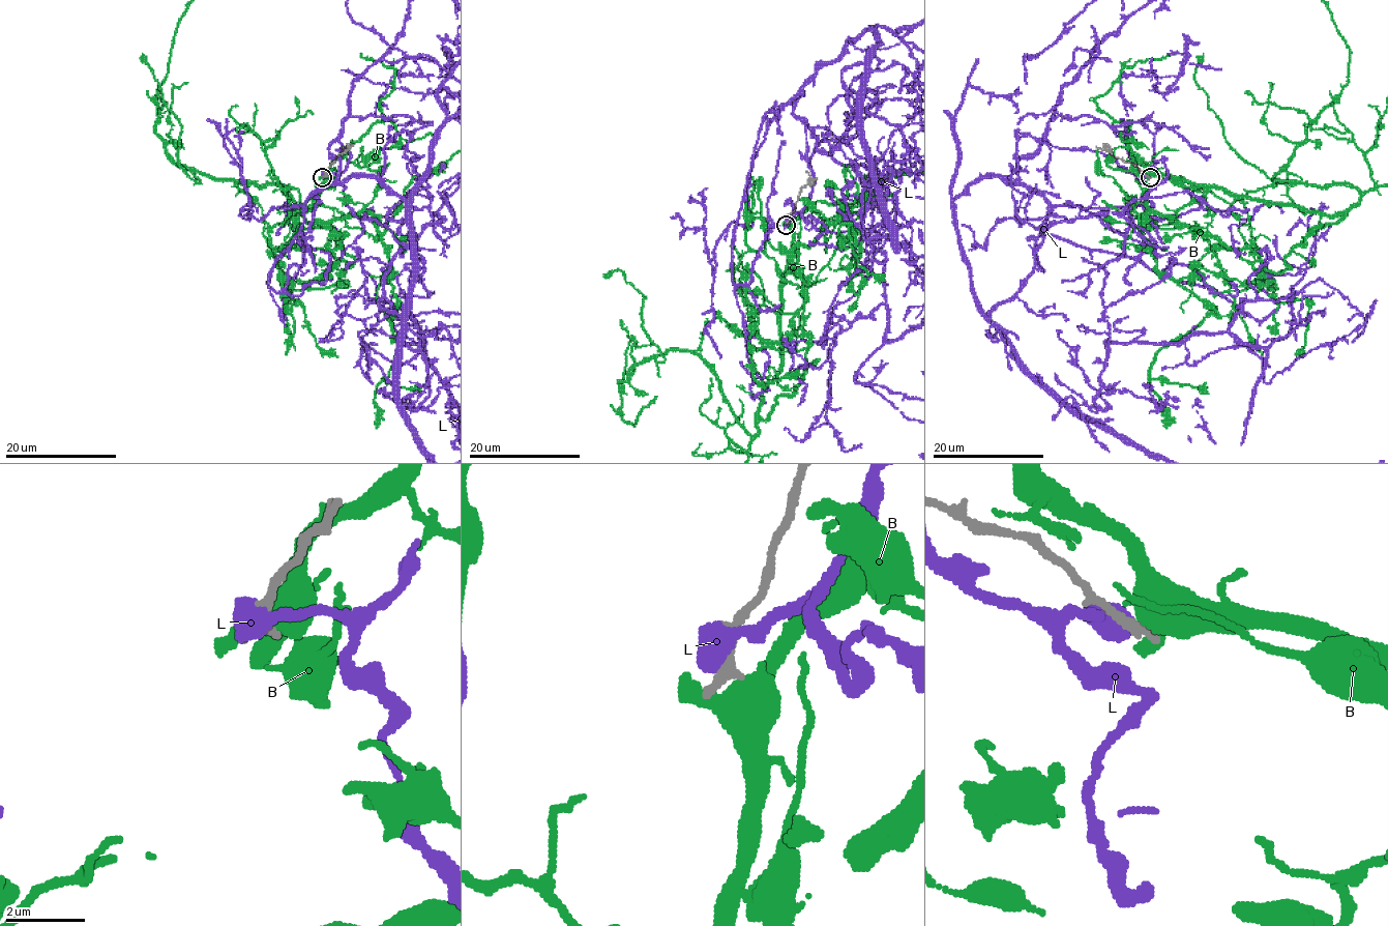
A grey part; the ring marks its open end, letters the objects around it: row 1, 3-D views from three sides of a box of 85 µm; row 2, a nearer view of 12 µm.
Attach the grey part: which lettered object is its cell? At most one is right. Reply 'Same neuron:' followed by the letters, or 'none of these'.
Same neuron: none of these

